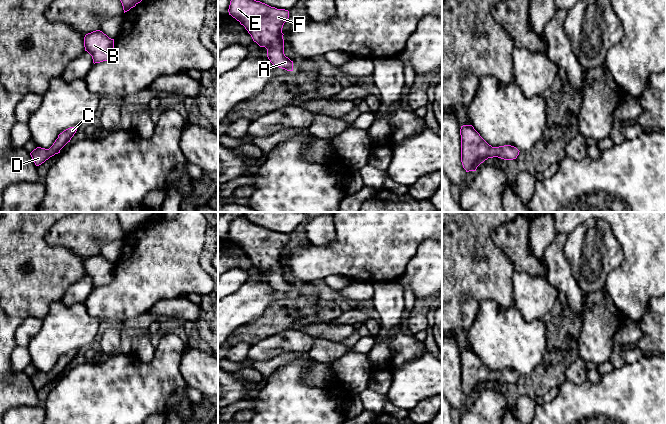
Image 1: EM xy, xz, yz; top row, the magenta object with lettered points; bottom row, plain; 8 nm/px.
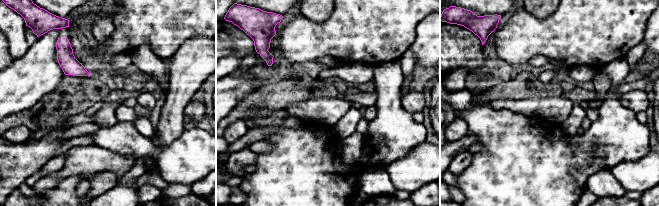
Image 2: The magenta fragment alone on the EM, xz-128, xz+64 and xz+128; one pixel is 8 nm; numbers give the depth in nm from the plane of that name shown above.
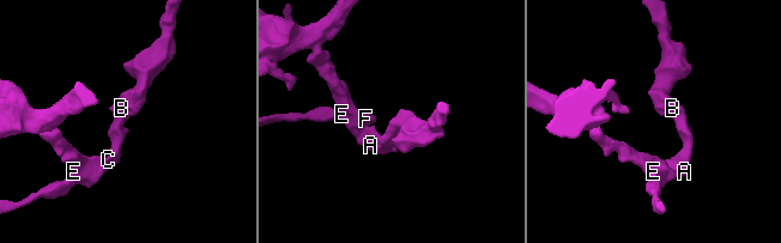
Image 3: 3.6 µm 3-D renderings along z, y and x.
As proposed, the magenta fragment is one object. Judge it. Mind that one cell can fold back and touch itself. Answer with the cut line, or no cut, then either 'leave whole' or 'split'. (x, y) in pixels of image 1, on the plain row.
no cut; leave whole

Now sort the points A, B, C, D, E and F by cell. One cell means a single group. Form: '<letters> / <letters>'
A B C D E F

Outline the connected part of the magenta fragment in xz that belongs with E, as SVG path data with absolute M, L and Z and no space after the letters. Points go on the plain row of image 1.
M239 216L231 222L228 236L245 251L254 266L267 273L267 281L274 290L293 295L293 285L284 278L282 257L288 234L271 231Z

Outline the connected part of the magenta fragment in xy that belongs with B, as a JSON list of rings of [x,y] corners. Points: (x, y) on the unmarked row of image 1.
[[[100,254],[88,257],[84,261],[84,271],[93,283],[93,287],[109,284],[114,277],[114,263]]]

